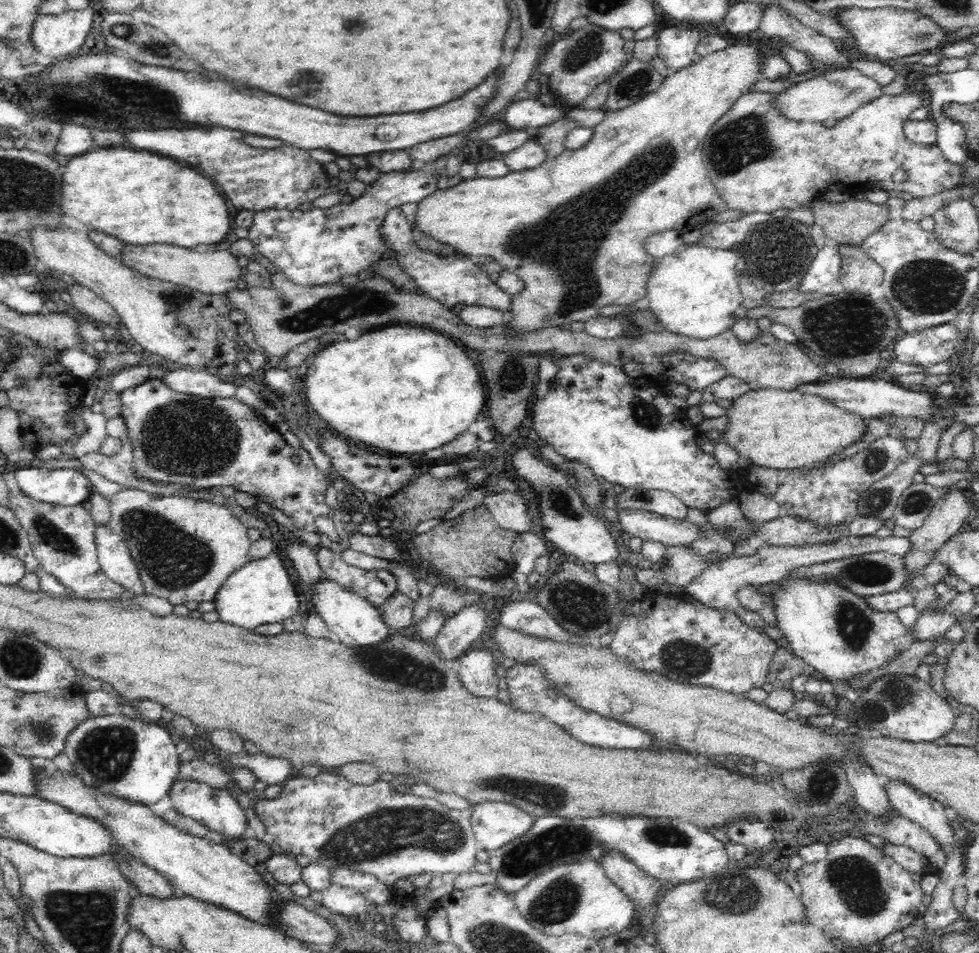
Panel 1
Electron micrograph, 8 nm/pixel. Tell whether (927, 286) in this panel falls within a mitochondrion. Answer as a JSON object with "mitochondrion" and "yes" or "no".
{"mitochondrion":"yes"}

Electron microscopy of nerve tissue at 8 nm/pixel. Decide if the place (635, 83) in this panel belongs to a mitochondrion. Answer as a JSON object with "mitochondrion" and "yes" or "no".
{"mitochondrion":"yes"}

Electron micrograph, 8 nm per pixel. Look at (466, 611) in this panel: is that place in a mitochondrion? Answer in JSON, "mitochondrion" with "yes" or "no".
{"mitochondrion":"no"}

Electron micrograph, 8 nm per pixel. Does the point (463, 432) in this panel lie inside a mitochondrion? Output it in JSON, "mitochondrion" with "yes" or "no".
{"mitochondrion":"no"}

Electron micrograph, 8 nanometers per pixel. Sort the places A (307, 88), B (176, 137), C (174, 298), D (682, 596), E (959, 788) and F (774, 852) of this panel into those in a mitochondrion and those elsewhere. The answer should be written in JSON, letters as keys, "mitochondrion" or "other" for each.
{"A":"mitochondrion","B":"other","C":"mitochondrion","D":"other","E":"other","F":"other"}

